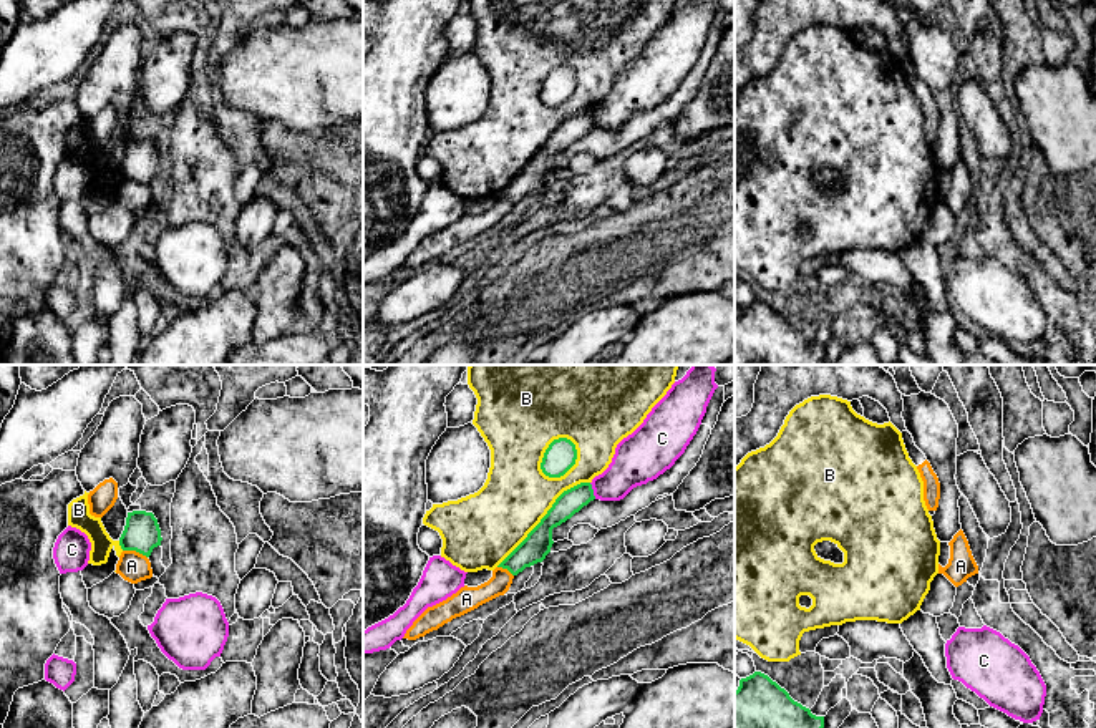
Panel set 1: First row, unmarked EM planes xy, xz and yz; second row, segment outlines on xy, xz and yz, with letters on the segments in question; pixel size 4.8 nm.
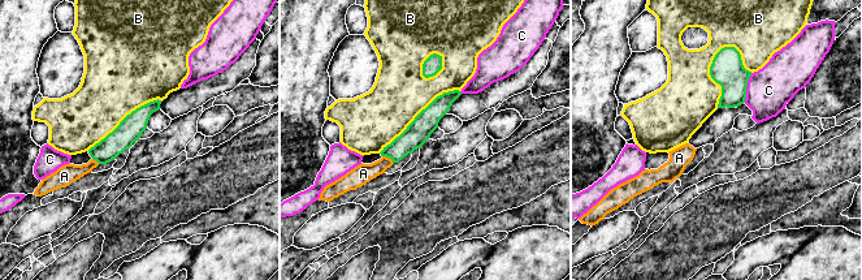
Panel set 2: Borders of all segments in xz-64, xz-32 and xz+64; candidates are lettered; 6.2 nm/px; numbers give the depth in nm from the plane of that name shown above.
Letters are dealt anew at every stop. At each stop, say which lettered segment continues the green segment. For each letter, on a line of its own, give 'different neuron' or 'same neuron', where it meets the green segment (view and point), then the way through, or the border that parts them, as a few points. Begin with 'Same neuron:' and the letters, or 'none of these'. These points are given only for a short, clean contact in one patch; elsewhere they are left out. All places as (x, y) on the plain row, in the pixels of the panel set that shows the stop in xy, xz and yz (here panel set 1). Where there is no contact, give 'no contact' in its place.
Same neuron: none of these
A: different neuron | xy (135, 178) | along xy (123, 178), (133, 178), (146, 186)
B: different neuron | xz (546, 80)
C: different neuron | xz (592, 120) | along xz (589, 111), (596, 126)

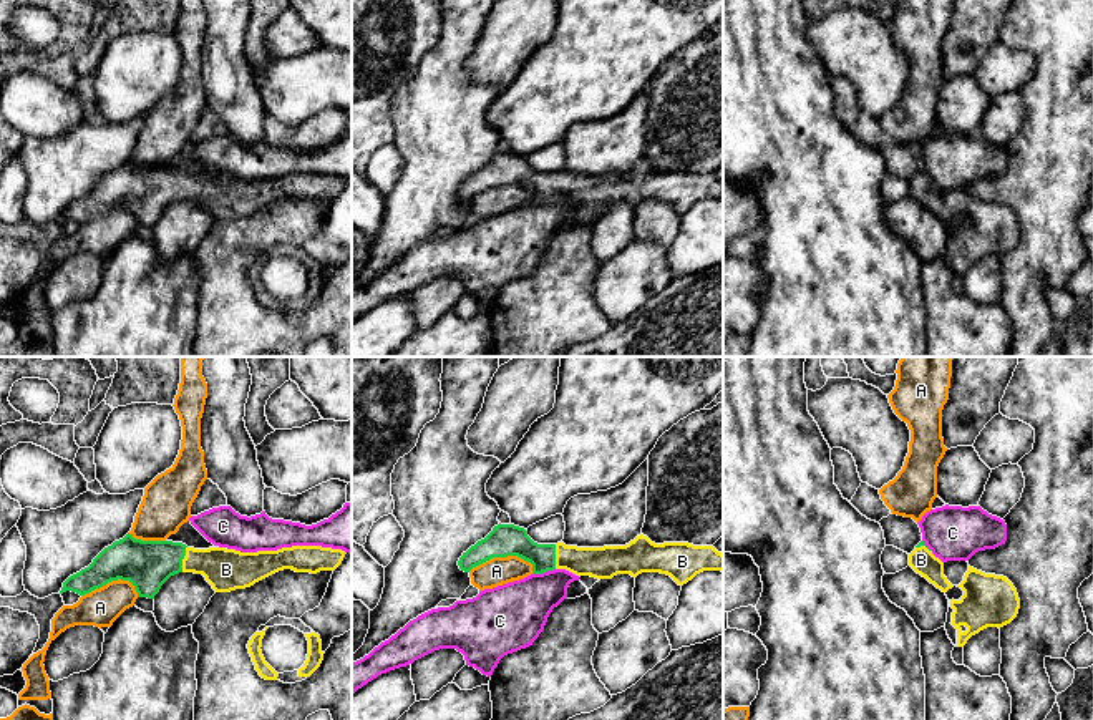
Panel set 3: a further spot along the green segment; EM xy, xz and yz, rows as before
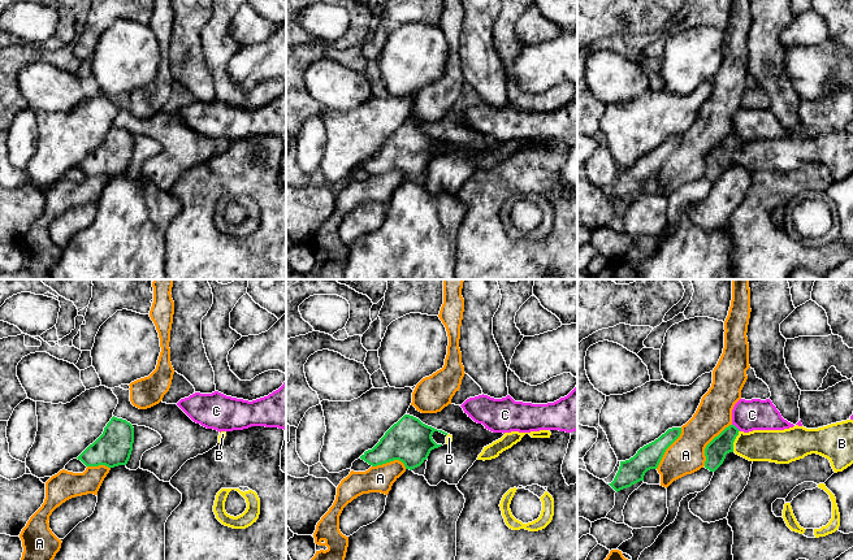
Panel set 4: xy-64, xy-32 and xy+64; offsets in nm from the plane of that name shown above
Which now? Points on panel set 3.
Same neuron: B
A: different neuron | xz (500, 184)
B: same neuron | xy (183, 186) | across xy (146, 193), (165, 186), (183, 186), (214, 191), (226, 198)
C: different neuron | xz (543, 199)

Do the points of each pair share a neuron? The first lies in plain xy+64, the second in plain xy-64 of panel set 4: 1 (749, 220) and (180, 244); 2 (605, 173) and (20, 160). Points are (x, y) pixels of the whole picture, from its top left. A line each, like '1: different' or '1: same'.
1: same
2: same

